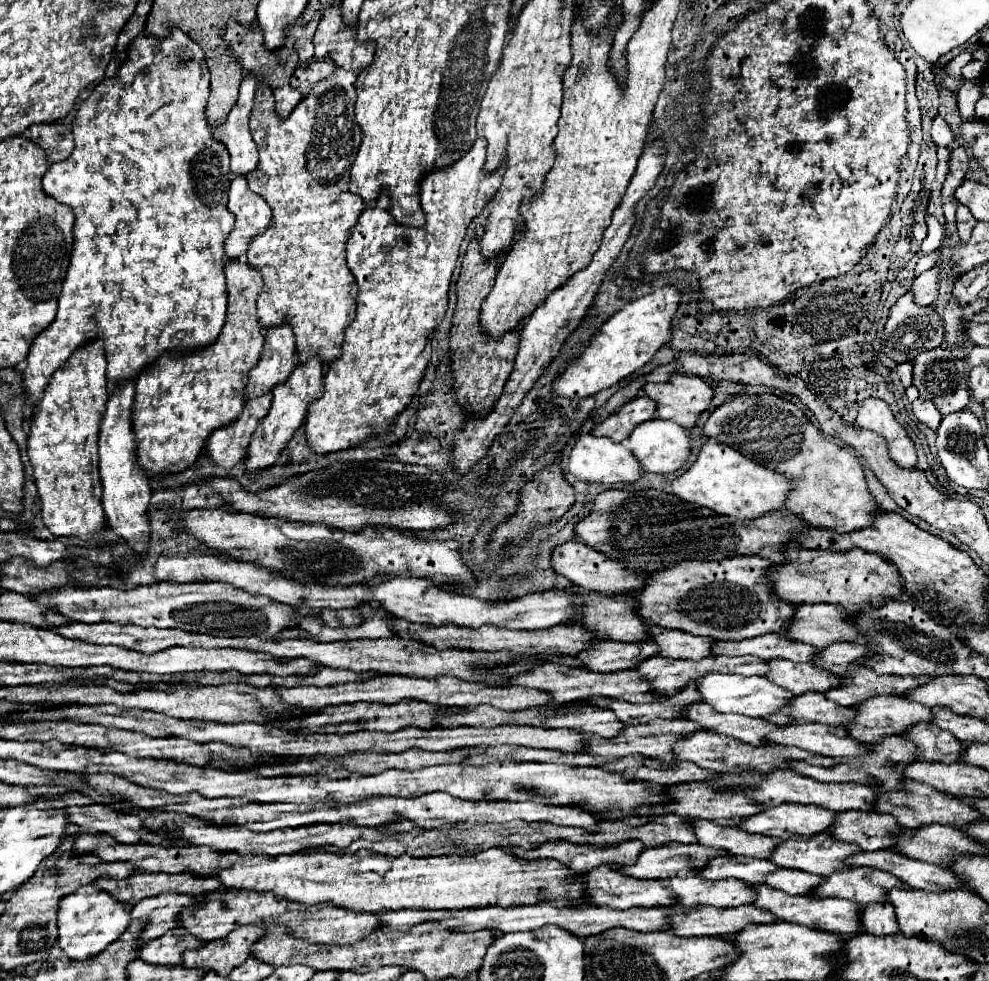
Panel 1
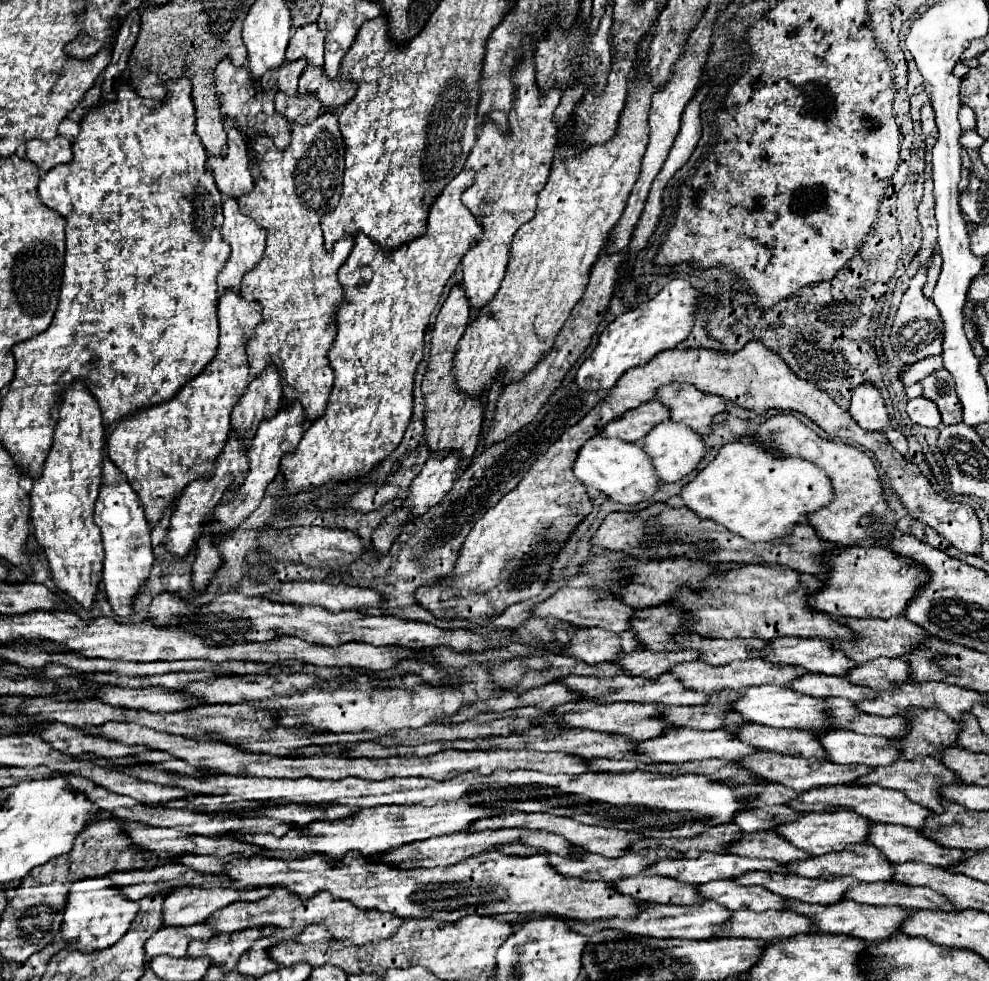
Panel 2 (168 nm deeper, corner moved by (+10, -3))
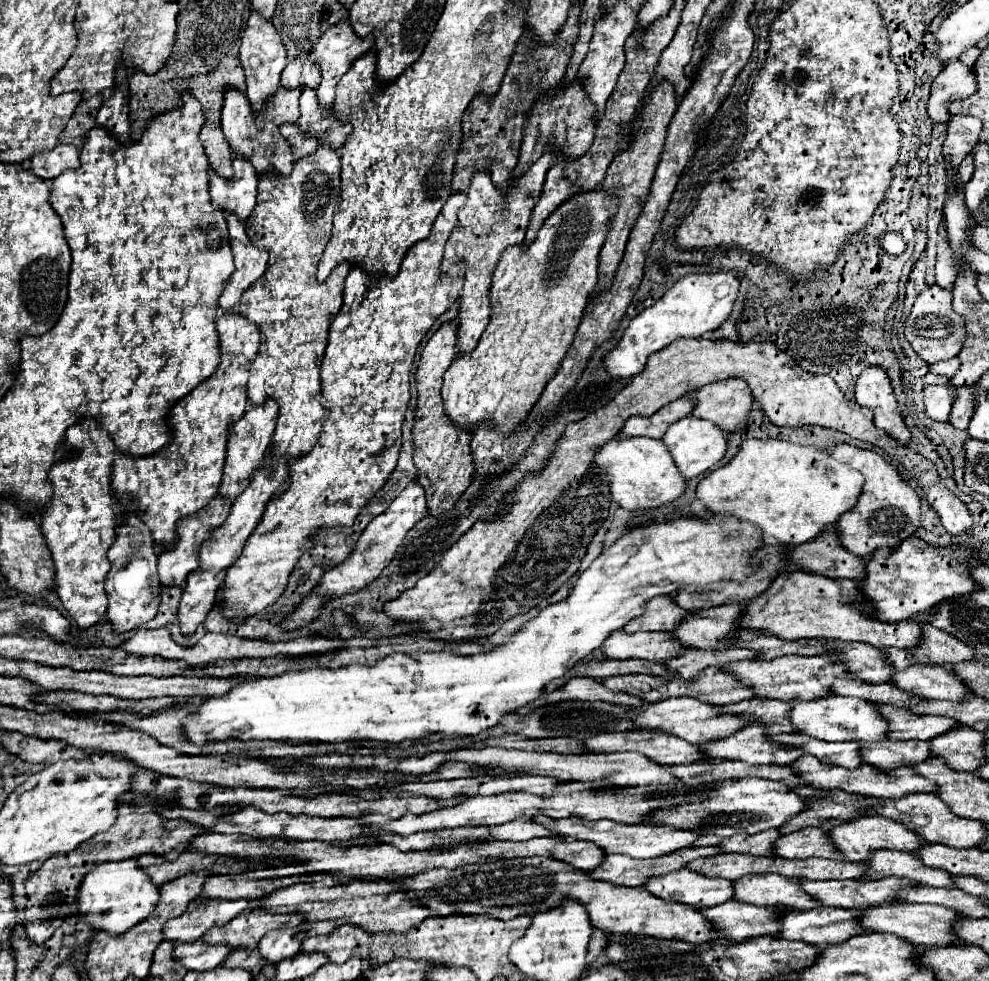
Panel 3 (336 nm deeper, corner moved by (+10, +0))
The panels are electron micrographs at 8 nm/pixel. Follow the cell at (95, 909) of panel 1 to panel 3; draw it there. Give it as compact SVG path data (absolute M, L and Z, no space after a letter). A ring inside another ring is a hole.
M124 859L124 861L118 861L118 865L120 865L120 871L114 871L114 877L110 877L110 873L104 875L104 869L100 869L98 879L86 879L82 885L84 891L80 889L80 899L78 899L78 905L82 911L80 921L86 921L96 929L112 935L120 935L130 927L138 925L140 921L144 921L154 911L160 899L160 889L142 871L142 867L138 867L136 859Z

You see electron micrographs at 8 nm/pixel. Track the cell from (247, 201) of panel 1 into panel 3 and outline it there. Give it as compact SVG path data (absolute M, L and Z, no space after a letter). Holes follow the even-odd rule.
M226 213L226 221L228 221L228 231L230 231L230 245L232 245L232 253L234 253L236 271L224 287L218 307L222 307L226 313L232 313L236 303L240 301L242 293L250 285L254 285L254 281L264 277L268 253L256 249L250 243L244 223L234 213Z

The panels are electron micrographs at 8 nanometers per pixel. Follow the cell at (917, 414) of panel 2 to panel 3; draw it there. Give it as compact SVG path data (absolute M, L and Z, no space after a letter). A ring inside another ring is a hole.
M928 385L924 389L926 415L936 421L948 421L956 391L950 385Z

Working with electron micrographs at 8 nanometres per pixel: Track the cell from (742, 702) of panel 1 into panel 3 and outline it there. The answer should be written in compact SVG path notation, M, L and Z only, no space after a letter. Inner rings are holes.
M830 695L816 701L792 701L794 709L790 711L790 723L816 739L824 741L882 741L888 735L888 721L880 715L878 707L872 701L858 697L840 697Z

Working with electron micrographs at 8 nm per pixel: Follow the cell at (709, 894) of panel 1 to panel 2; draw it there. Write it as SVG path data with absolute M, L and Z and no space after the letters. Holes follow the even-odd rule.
M712 880L698 884L698 894L714 900L728 910L782 910L784 898L768 892L764 886L740 886L734 880Z

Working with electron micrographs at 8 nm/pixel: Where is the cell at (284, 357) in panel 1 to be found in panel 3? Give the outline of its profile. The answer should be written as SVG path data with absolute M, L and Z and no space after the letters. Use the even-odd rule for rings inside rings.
M266 401L260 407L252 407L240 421L236 421L228 439L228 457L224 465L224 479L220 485L220 495L226 497L228 501L234 501L242 493L242 489L246 489L250 477L256 473L258 465L262 463L262 457L270 447L272 433L276 427L276 413L278 413L278 405L274 401Z

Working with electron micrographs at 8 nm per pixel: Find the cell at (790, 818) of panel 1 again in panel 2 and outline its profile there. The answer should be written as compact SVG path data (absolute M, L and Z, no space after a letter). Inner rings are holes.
M836 810L836 812L806 812L802 816L798 816L792 822L784 822L778 824L774 828L774 832L778 832L778 836L784 836L790 844L794 844L796 848L812 854L812 856L820 856L832 850L844 850L848 844L858 844L866 840L868 834L868 818L862 818L850 810Z

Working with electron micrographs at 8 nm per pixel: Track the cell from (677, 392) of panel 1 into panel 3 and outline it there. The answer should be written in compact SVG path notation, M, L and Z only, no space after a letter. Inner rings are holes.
M742 379L716 381L688 397L696 399L696 407L692 411L694 417L708 419L728 433L738 431L746 425L748 413L752 411L754 403L750 387Z

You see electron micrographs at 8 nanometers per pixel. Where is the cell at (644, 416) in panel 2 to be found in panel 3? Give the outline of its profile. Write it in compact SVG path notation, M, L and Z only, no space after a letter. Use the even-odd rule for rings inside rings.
M678 399L672 401L670 405L662 407L658 413L652 417L630 417L630 421L624 423L624 429L620 437L652 437L652 439L662 439L666 429L692 413L694 409L694 399Z

